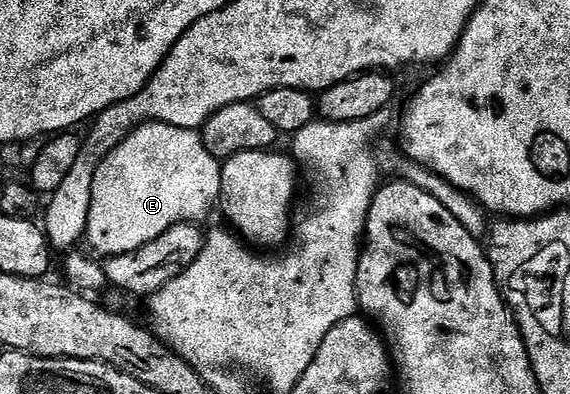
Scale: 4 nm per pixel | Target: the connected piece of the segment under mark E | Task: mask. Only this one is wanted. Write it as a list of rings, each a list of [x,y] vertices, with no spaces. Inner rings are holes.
[[[162,122],[141,124],[127,135],[117,150],[108,154],[101,166],[97,166],[87,219],[86,243],[91,243],[92,248],[106,258],[137,250],[175,224],[201,222],[218,203],[221,180],[222,163],[209,154],[202,135],[196,129],[169,126]]]

